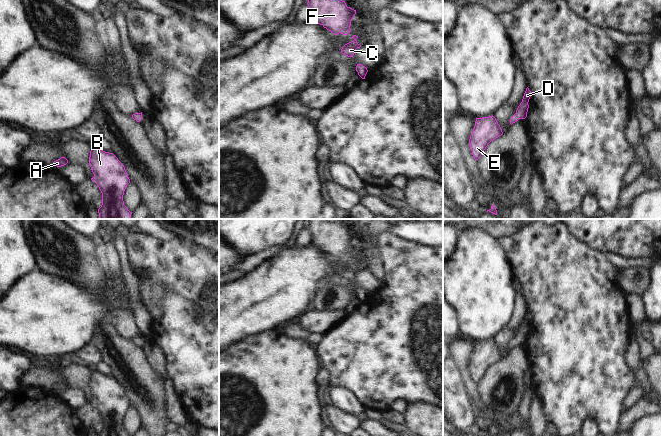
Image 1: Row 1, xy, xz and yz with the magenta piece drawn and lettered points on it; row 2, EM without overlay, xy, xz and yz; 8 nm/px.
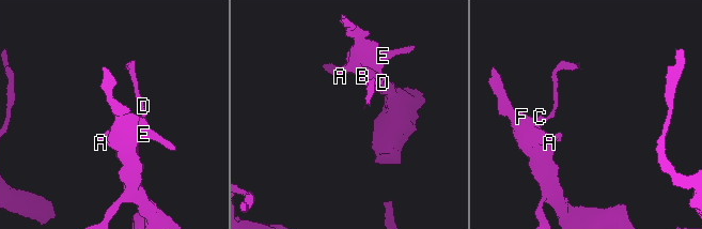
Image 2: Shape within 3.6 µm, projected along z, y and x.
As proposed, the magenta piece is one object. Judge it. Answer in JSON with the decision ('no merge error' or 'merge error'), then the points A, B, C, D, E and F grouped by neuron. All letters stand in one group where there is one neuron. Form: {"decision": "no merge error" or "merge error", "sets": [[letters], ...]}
{"decision": "no merge error", "sets": [["A", "B", "C", "D", "E", "F"]]}

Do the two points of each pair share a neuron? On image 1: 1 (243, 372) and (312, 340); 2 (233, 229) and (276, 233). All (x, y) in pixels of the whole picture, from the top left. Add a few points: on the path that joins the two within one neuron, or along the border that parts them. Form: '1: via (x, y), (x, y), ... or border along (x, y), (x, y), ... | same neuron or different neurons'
1: border along (303, 340), (313, 347) | different neurons
2: via (244, 229), (265, 229) | same neuron

